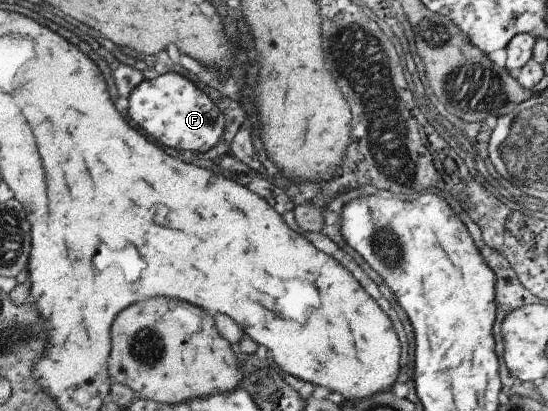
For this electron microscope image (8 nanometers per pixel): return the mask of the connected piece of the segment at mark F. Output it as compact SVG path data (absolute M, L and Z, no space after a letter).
M178 73L162 74L142 81L129 97L131 119L161 145L193 151L200 155L209 151L221 139L225 117L219 107L191 80Z

